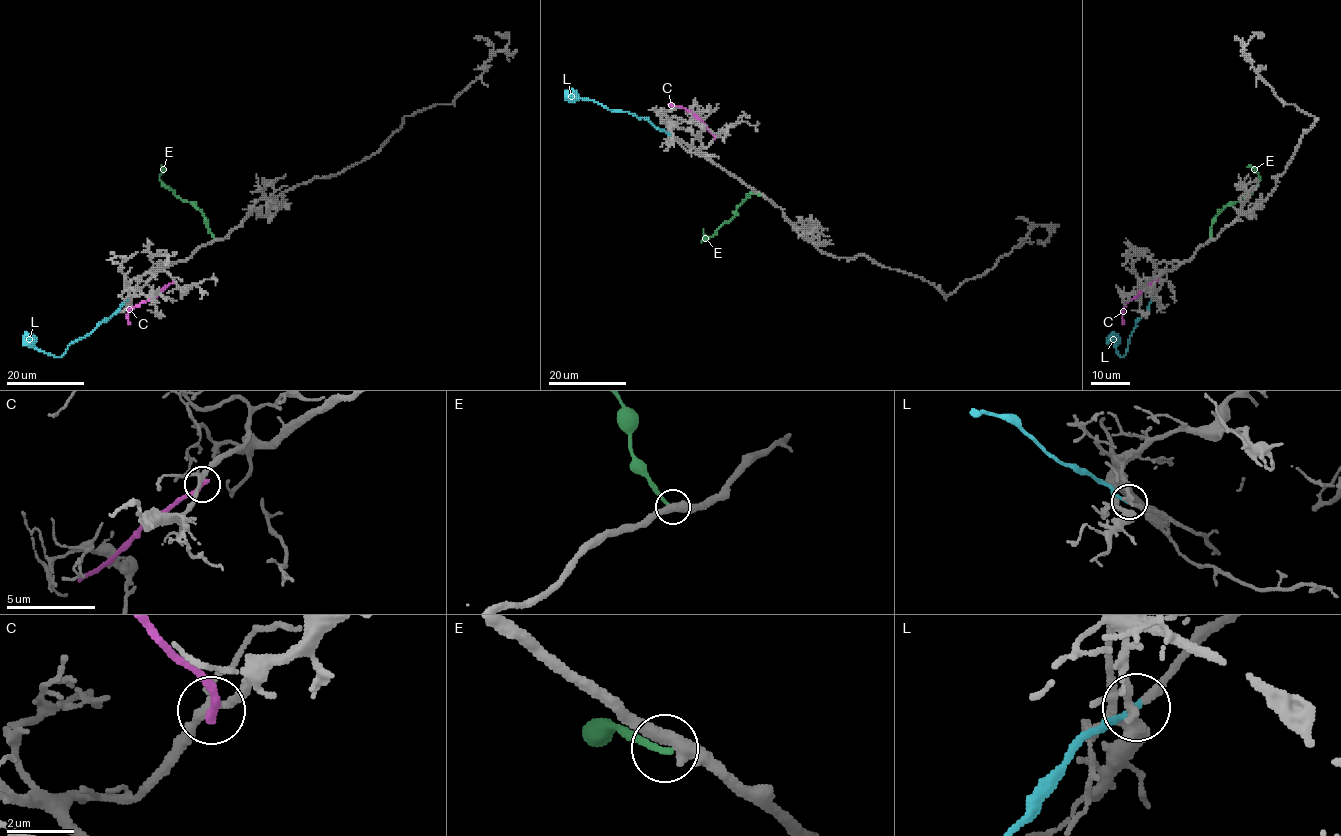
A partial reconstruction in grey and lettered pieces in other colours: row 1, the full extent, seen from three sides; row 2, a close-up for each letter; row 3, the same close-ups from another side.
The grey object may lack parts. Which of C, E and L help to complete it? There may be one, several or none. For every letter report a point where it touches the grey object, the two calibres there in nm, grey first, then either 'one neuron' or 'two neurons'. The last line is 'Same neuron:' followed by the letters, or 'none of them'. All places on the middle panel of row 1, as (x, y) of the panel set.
C: contact (715, 138); calibres 220 and 280 nm; two neurons
E: contact (758, 194); calibres 440 and 200 nm; two neurons
L: contact (673, 137); calibres 200 and 190 nm; one neuron
Same neuron: L

